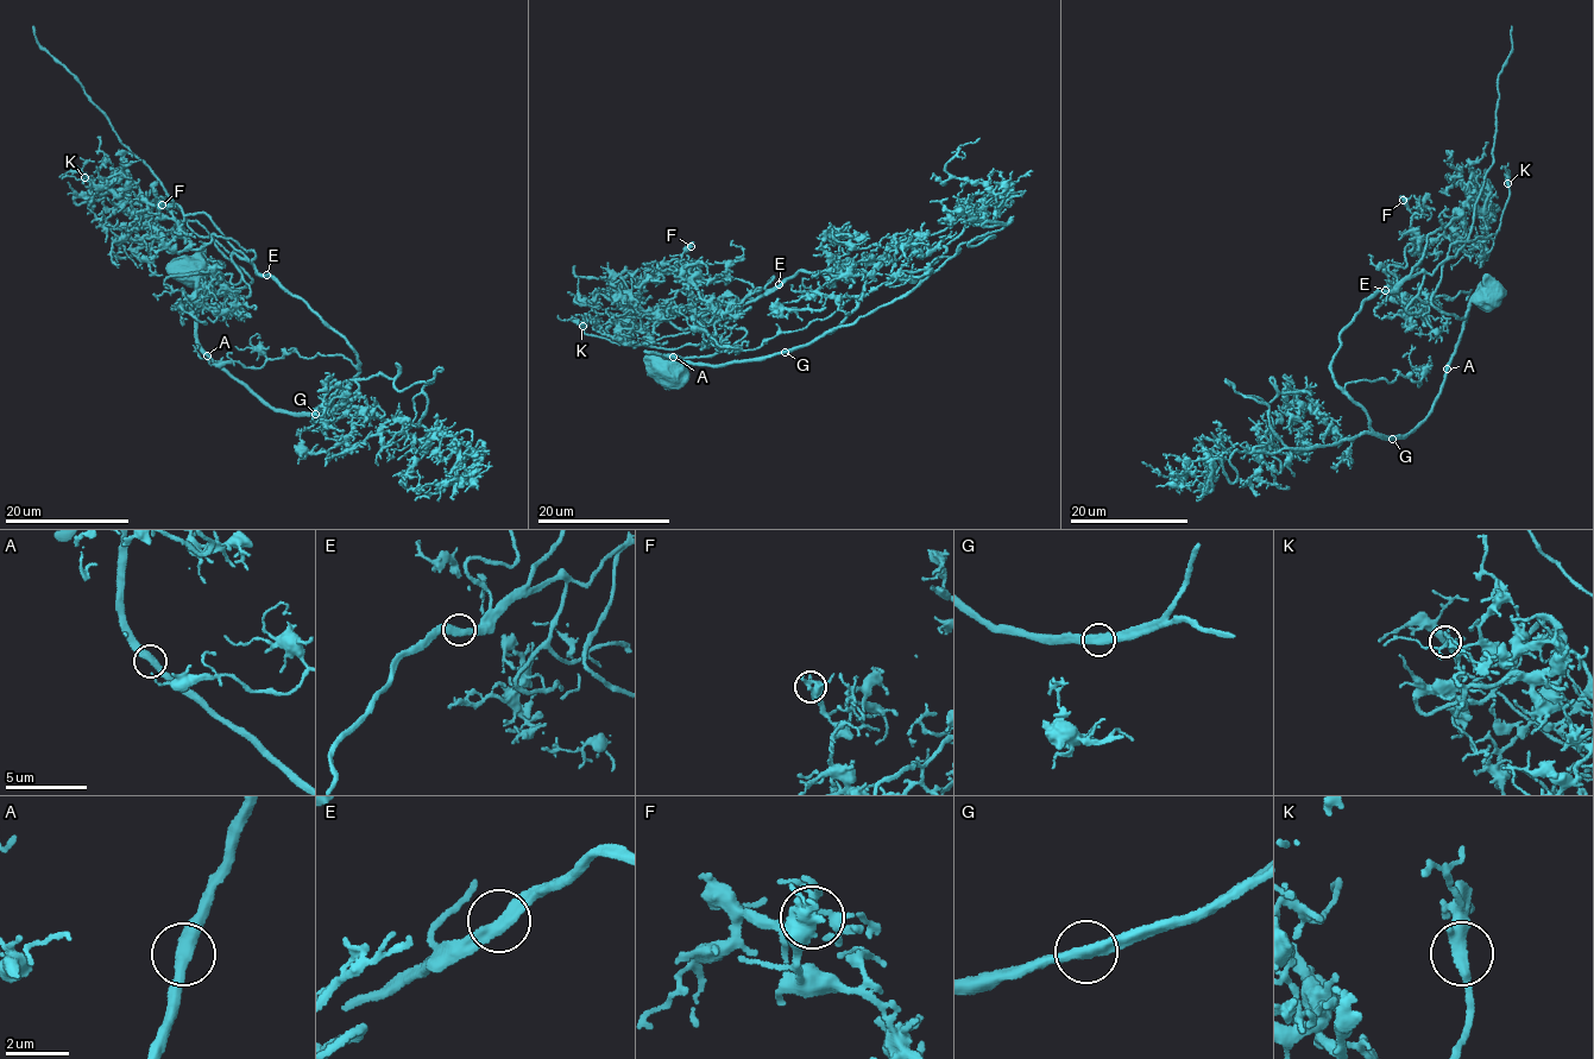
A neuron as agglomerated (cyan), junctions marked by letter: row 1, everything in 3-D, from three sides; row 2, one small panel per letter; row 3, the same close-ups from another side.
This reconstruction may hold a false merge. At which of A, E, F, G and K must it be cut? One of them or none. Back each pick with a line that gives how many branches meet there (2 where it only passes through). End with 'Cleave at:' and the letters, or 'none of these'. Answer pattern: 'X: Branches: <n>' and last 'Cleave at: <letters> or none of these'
Cleave at: none of these

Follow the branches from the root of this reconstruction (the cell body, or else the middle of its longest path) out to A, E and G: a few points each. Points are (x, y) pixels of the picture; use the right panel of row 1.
A: (1487, 297), (1470, 303), (1461, 340), (1447, 369)
E: (1487, 297), (1474, 300), (1460, 320), (1435, 307), (1441, 263), (1431, 273), (1417, 272), (1385, 290)
G: (1487, 297), (1470, 303), (1461, 340), (1429, 414), (1406, 435), (1392, 437)

